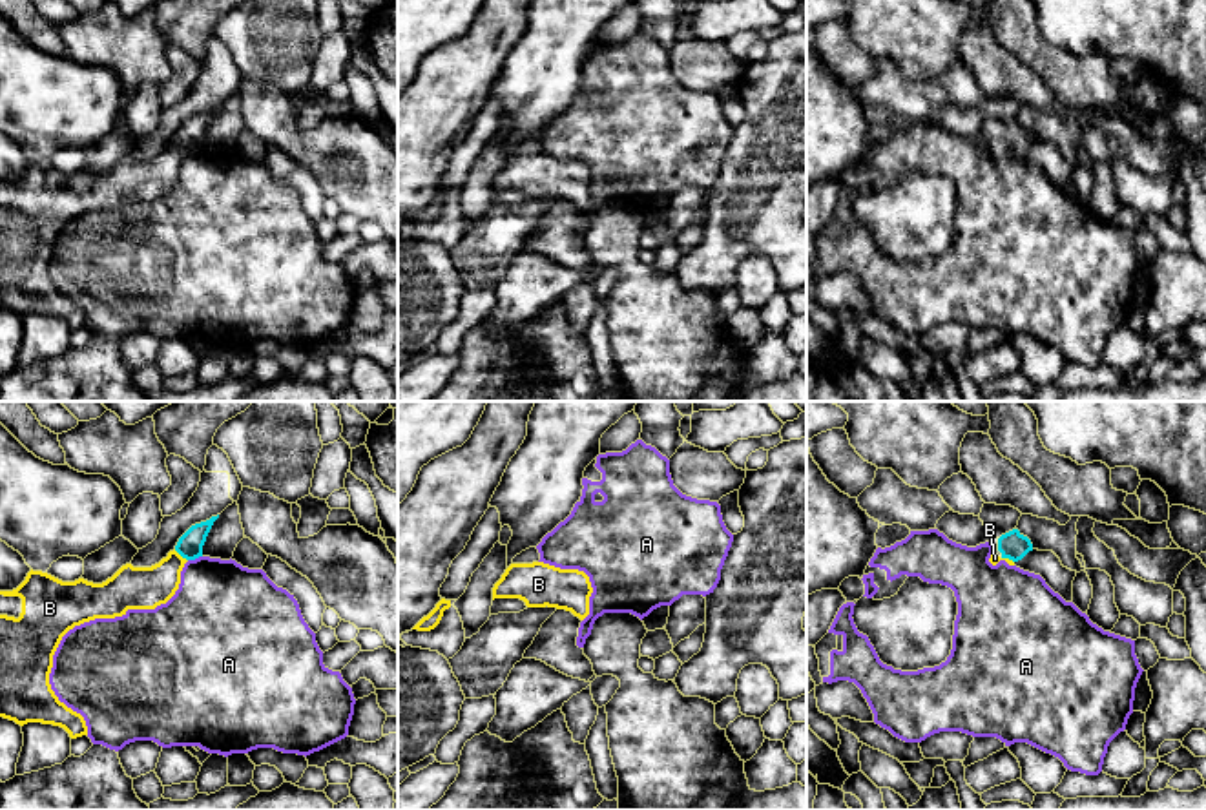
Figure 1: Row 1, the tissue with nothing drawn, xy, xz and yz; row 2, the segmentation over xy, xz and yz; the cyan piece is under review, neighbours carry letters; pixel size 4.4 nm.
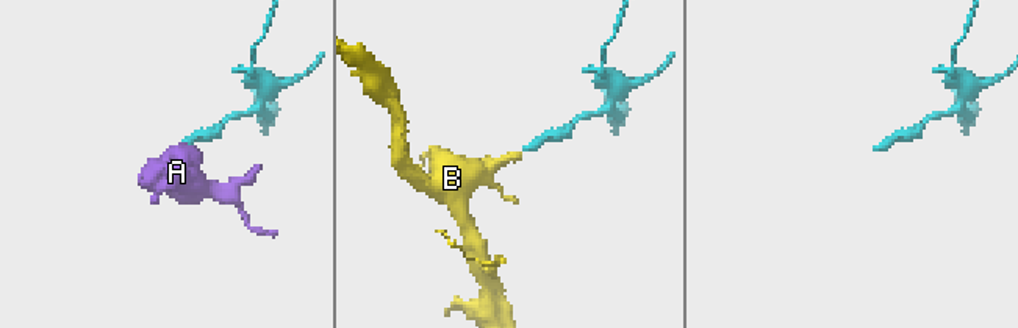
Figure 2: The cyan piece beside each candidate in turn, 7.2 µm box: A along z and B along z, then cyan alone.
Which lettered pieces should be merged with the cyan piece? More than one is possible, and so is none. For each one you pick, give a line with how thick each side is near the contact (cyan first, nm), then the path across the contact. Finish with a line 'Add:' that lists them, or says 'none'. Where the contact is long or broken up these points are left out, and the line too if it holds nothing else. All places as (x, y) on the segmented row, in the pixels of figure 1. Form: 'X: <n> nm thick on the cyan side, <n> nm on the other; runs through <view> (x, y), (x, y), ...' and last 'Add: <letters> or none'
B: 110 nm thick on the cyan side, 190 nm on the other; runs through xy (190, 544), (181, 555), (150, 586), (135, 588)
Add: B

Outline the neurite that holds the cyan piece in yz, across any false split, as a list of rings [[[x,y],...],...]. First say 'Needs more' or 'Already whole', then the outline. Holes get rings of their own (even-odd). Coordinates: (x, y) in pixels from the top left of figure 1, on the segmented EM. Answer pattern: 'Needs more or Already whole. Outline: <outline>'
Needs more. Outline: [[[1013,529],[998,538],[998,551],[1002,553],[1000,556],[994,553],[989,558],[993,566],[996,566],[1000,560],[1005,560],[1009,566],[1014,566],[1029,551],[1033,551],[1033,544],[1018,529]]]

